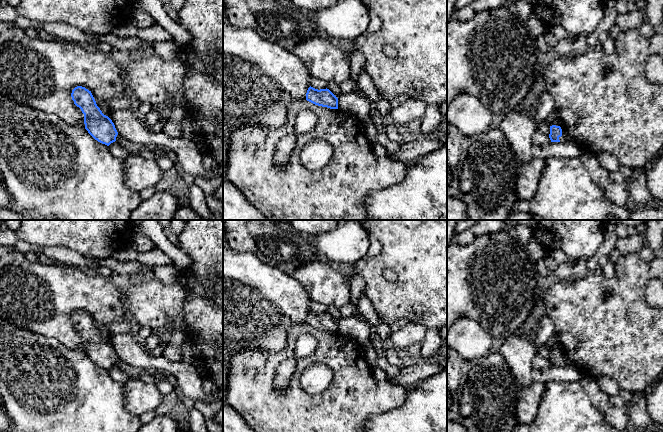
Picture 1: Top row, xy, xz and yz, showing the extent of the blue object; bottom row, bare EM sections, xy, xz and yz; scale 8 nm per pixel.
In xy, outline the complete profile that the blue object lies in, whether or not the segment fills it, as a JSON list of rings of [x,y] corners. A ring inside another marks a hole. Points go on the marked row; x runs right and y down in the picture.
[[[77,86],[71,93],[74,104],[84,114],[85,129],[98,142],[109,146],[116,141],[118,132],[112,120],[104,115],[88,89]]]

